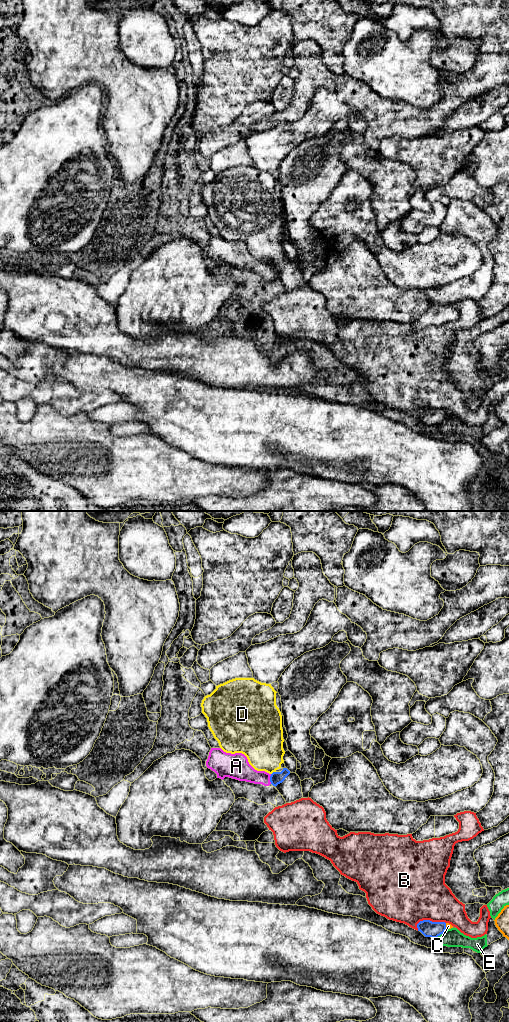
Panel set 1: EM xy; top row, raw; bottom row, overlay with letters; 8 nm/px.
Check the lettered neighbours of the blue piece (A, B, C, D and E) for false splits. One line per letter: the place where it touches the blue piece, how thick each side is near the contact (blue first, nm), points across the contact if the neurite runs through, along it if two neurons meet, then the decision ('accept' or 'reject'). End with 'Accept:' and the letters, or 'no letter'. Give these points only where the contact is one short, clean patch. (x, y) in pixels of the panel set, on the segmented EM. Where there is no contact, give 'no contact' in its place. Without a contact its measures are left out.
A: contact xy (270, 779); calibres 100 and 170 nm; border xy (271, 774), (270, 783); reject
B: contact xy (429, 920); calibres 130 and 460 nm; reject
C: contact xy (445, 926); calibres 130 and 50 nm; reject
D: contact xy (273, 772); calibres 100 and 340 nm; way xy (276, 778), (273, 772), (262, 743); accept
E: contact xy (441, 933); calibres 130 and 150 nm; reject
Accept: D

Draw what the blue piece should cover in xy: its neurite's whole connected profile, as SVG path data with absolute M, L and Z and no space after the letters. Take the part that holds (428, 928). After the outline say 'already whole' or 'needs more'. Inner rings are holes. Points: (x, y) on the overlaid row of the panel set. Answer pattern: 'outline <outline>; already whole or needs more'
outline M423 920L417 924L417 928L425 937L437 938L445 932L446 923Z; already whole

